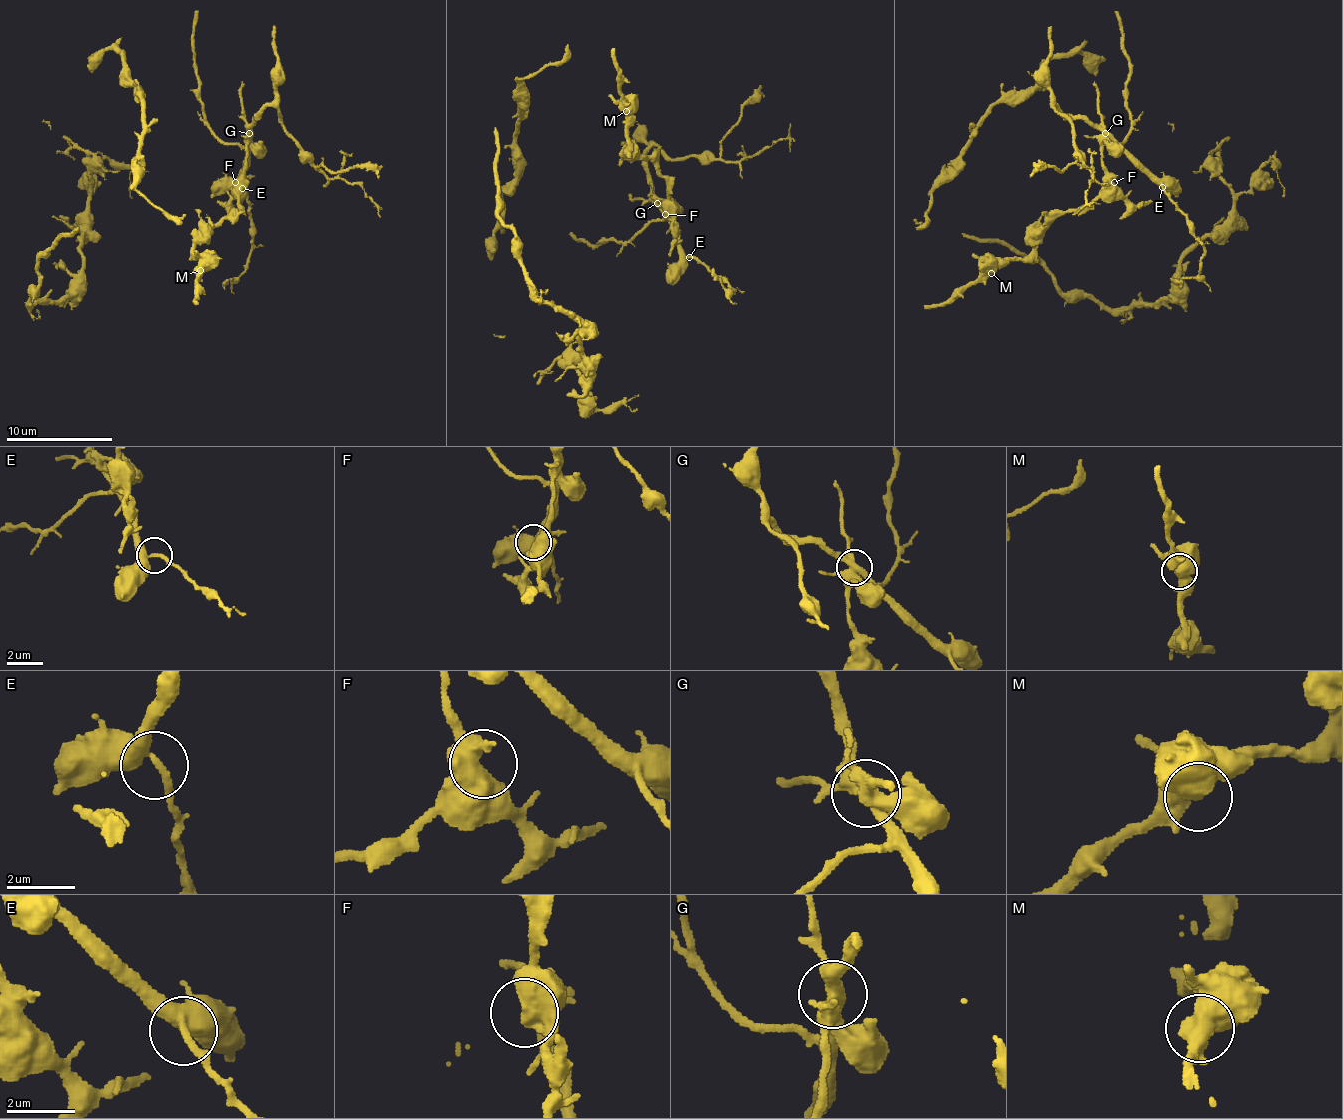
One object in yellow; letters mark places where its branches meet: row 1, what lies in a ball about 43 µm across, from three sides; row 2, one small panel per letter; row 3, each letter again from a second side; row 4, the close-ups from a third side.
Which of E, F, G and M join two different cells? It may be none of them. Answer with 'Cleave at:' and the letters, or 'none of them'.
Cleave at: G

